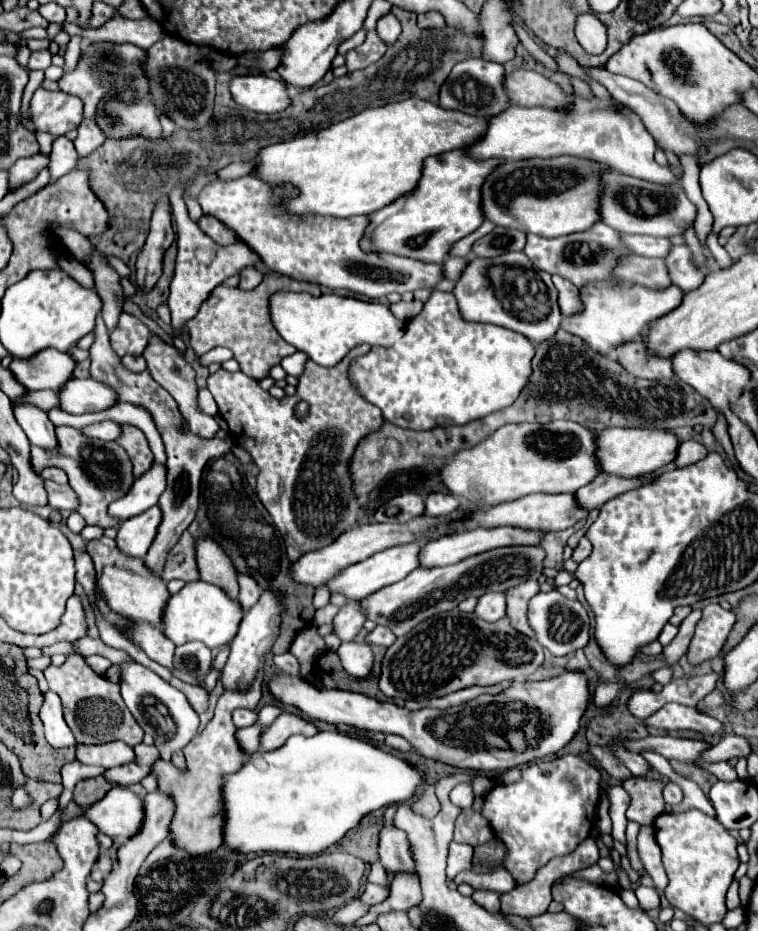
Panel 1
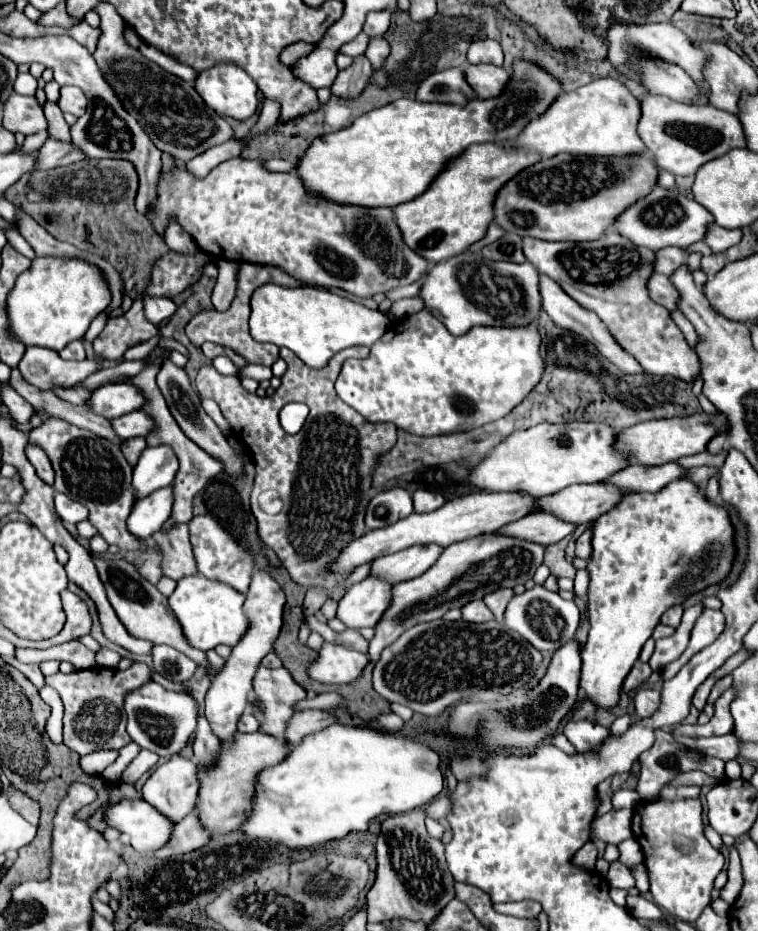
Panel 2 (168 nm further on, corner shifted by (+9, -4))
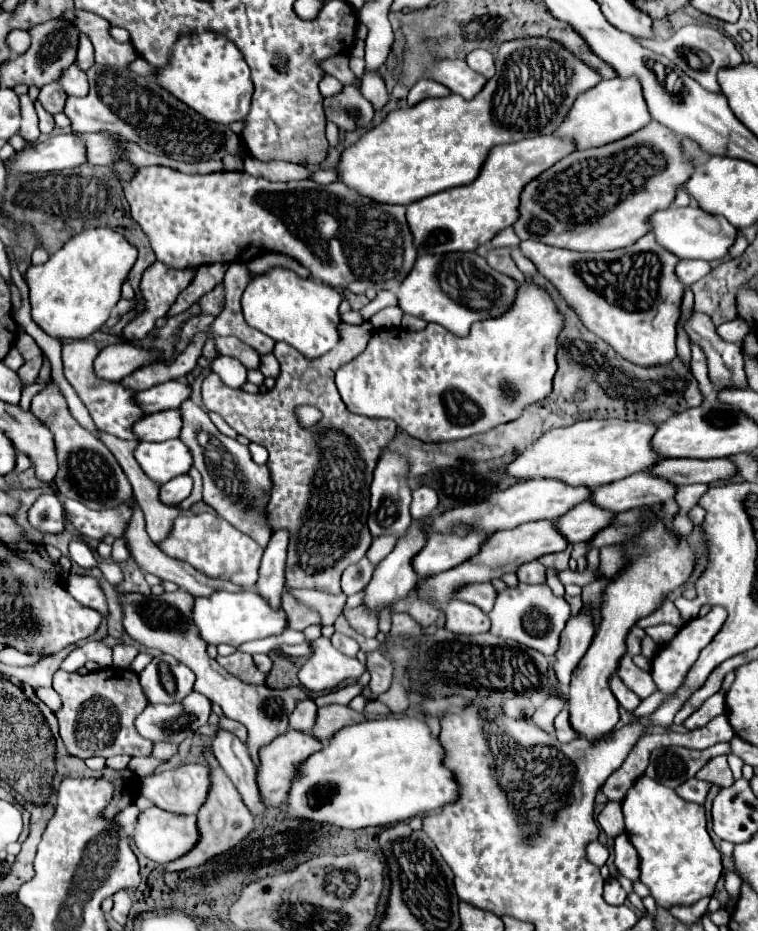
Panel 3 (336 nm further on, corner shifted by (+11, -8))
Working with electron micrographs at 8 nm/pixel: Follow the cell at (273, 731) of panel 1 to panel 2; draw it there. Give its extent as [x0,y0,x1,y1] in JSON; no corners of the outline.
[282,711,336,749]

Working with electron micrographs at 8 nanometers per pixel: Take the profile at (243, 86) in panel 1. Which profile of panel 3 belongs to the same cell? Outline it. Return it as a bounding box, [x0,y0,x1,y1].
[156,31,252,123]

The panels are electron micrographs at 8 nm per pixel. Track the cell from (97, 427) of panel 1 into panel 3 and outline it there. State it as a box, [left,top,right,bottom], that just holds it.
[134,409,182,441]

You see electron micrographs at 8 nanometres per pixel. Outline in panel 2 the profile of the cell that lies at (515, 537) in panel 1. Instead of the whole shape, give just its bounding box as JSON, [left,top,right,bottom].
[496,513,576,547]

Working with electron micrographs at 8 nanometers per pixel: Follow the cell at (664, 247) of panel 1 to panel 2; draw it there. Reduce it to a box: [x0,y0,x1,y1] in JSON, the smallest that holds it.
[654,247,686,275]

